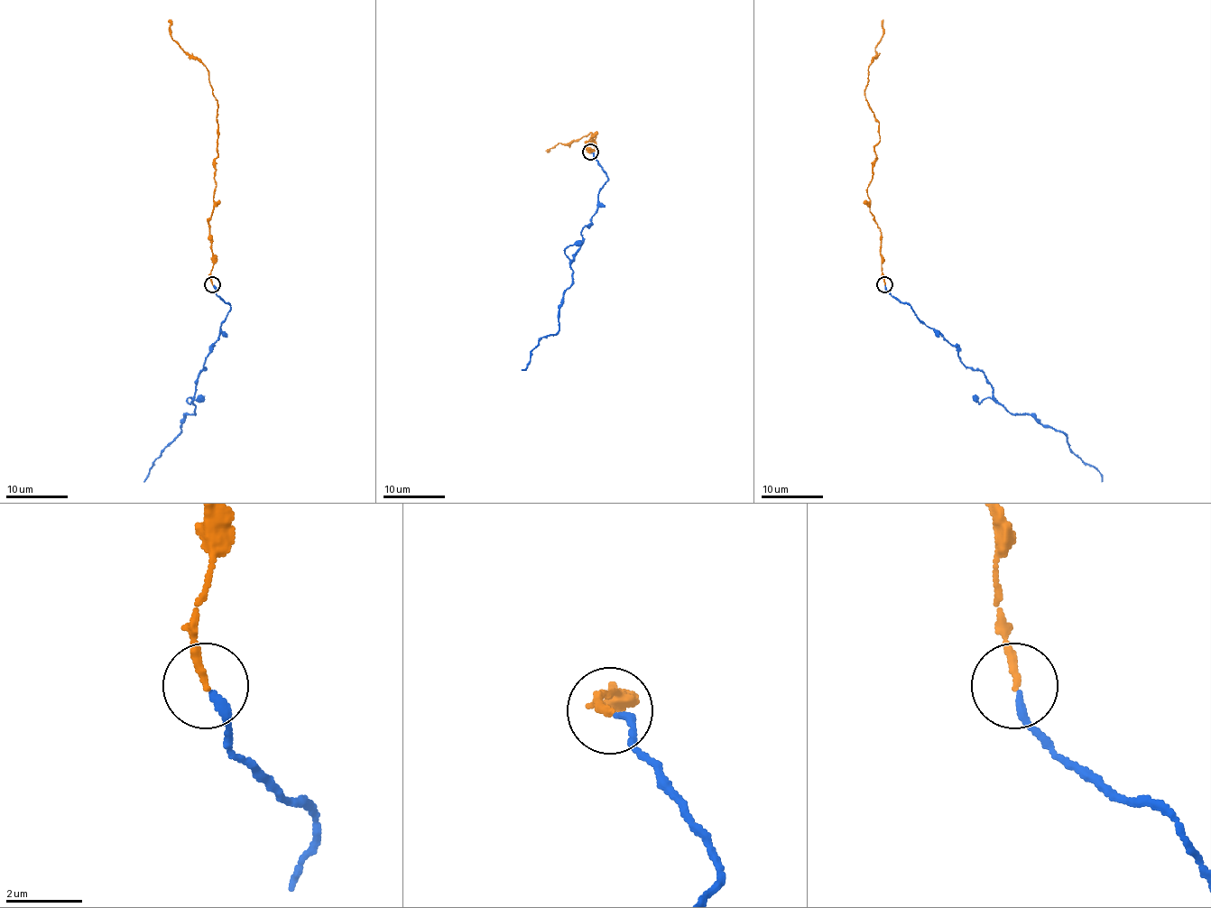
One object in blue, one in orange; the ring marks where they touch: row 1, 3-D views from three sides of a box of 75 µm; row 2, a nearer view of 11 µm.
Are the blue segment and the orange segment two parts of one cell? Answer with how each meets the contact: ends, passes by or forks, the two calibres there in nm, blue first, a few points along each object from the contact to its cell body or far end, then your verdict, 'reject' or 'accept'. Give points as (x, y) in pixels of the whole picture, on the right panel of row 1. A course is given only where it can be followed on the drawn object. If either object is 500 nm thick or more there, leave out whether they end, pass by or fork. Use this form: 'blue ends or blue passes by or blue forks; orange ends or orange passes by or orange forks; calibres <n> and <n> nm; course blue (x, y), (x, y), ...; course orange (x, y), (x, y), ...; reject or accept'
blue ends; orange ends; calibres 220 and 190 nm; course blue (884, 284), (953, 345), (964, 364), (984, 375), (1009, 412), (1030, 413), (1062, 432), (1101, 482); course orange (884, 284), (880, 228), (867, 196), (873, 146), (880, 135), (864, 93), (883, 20); accept

